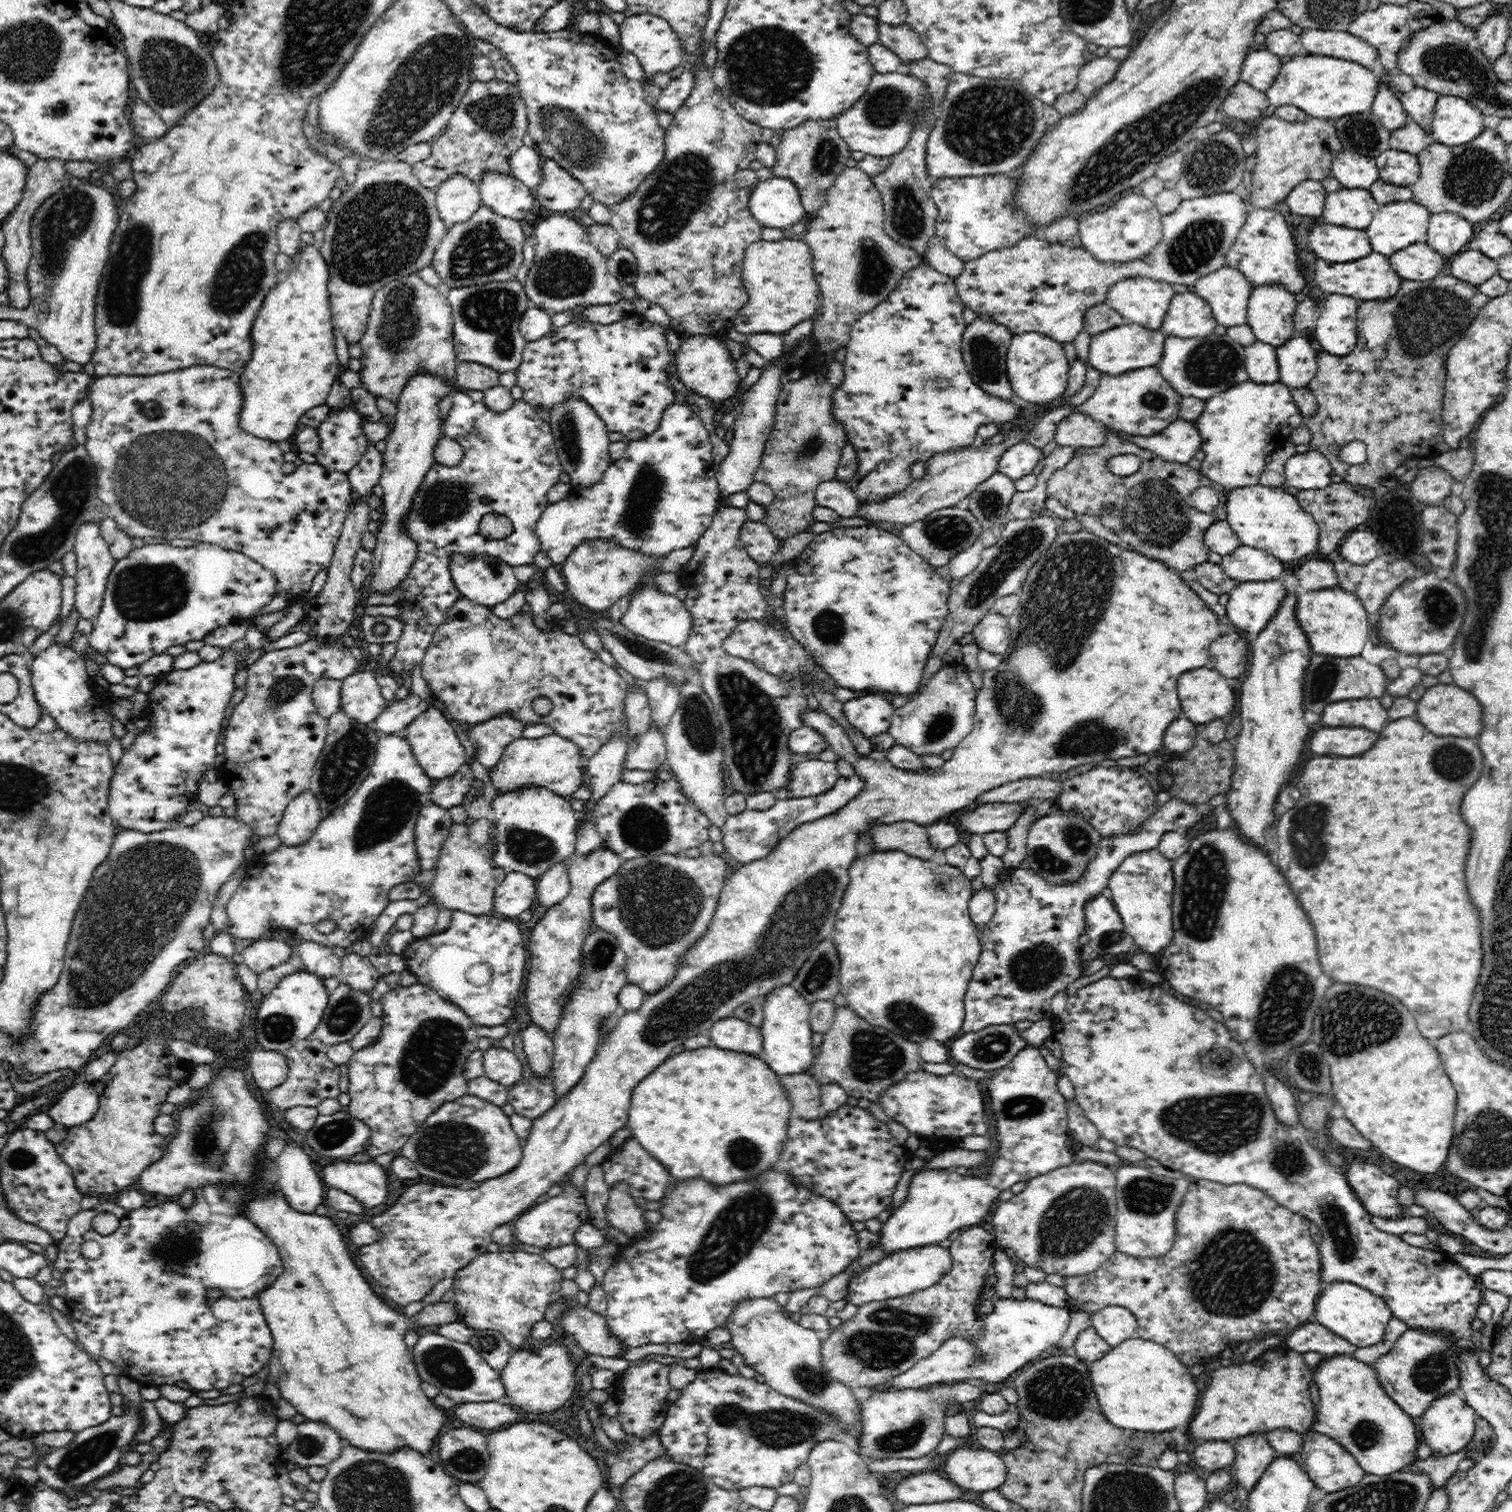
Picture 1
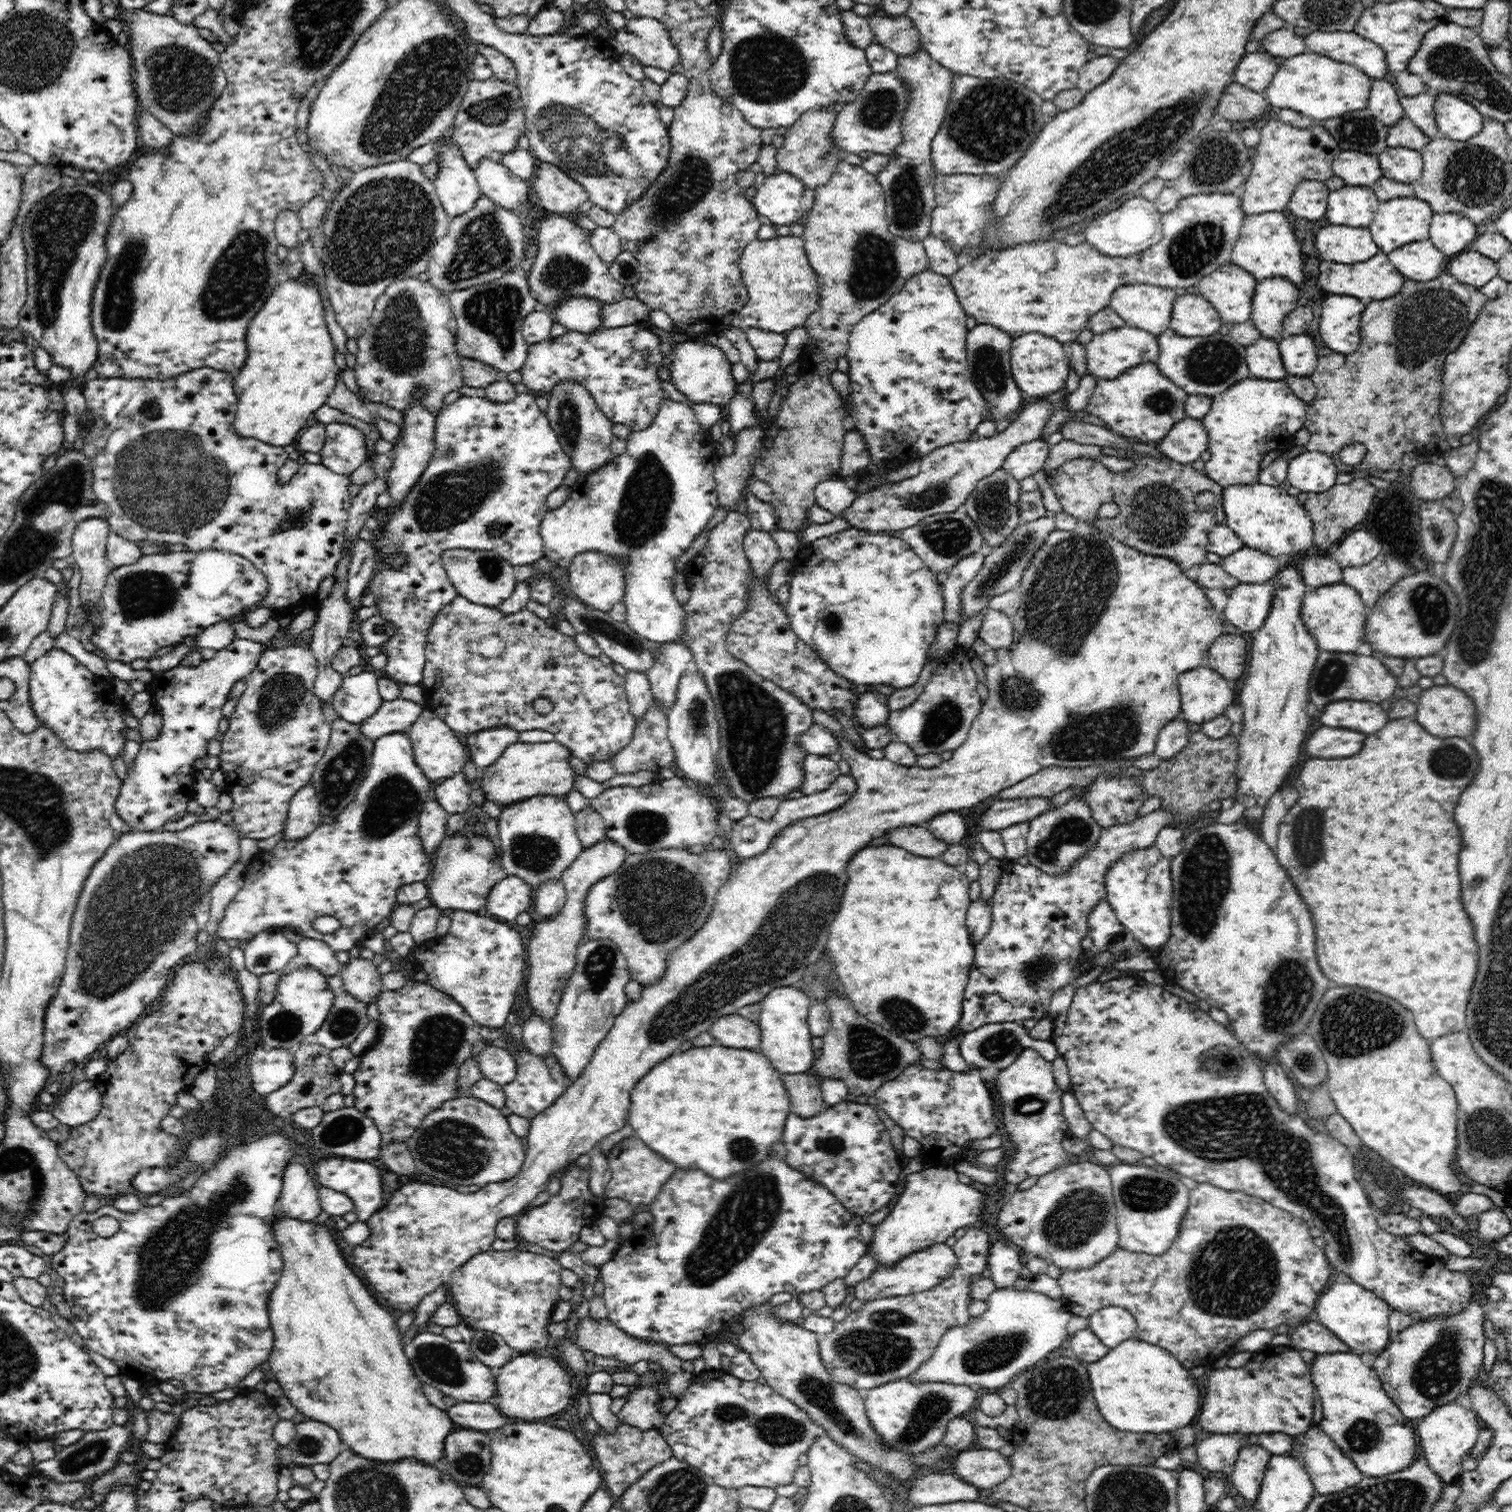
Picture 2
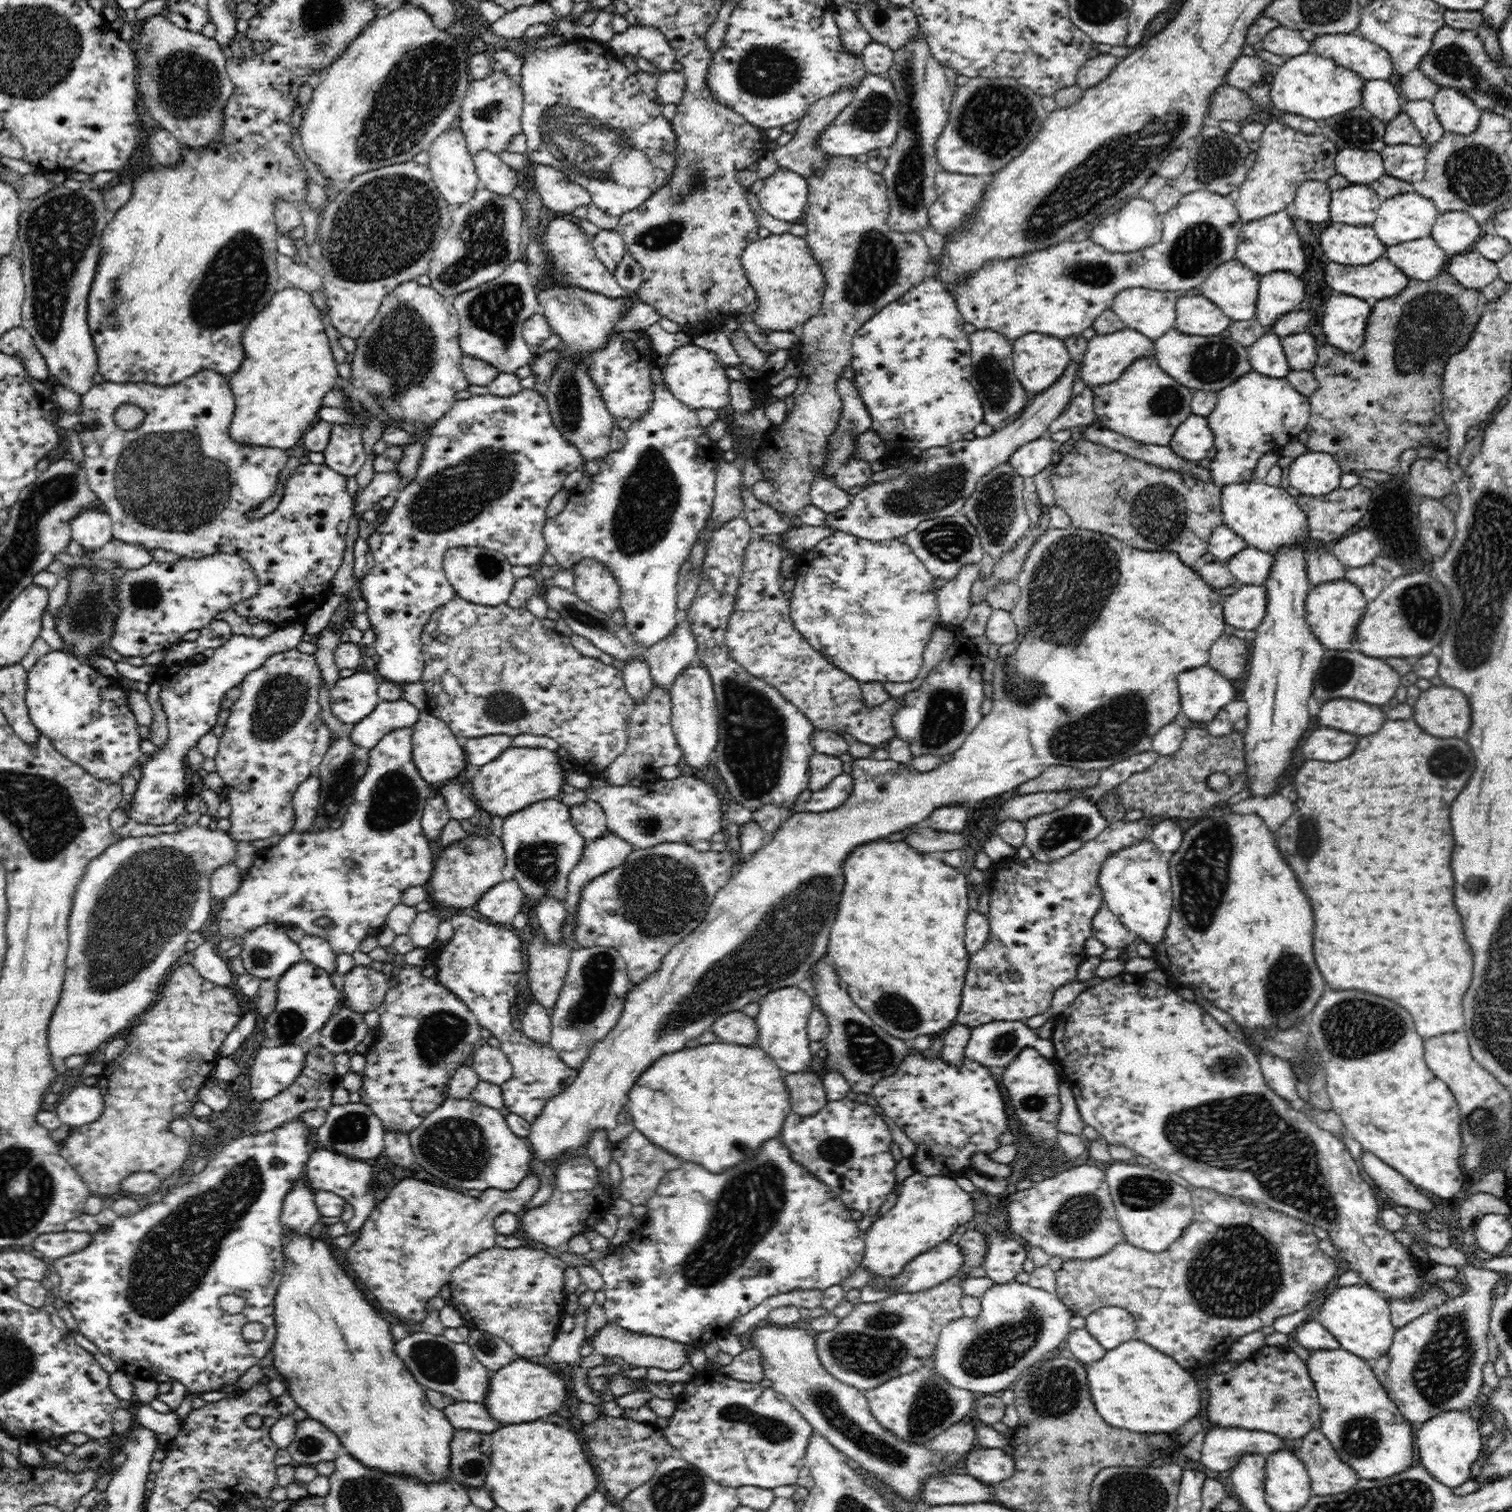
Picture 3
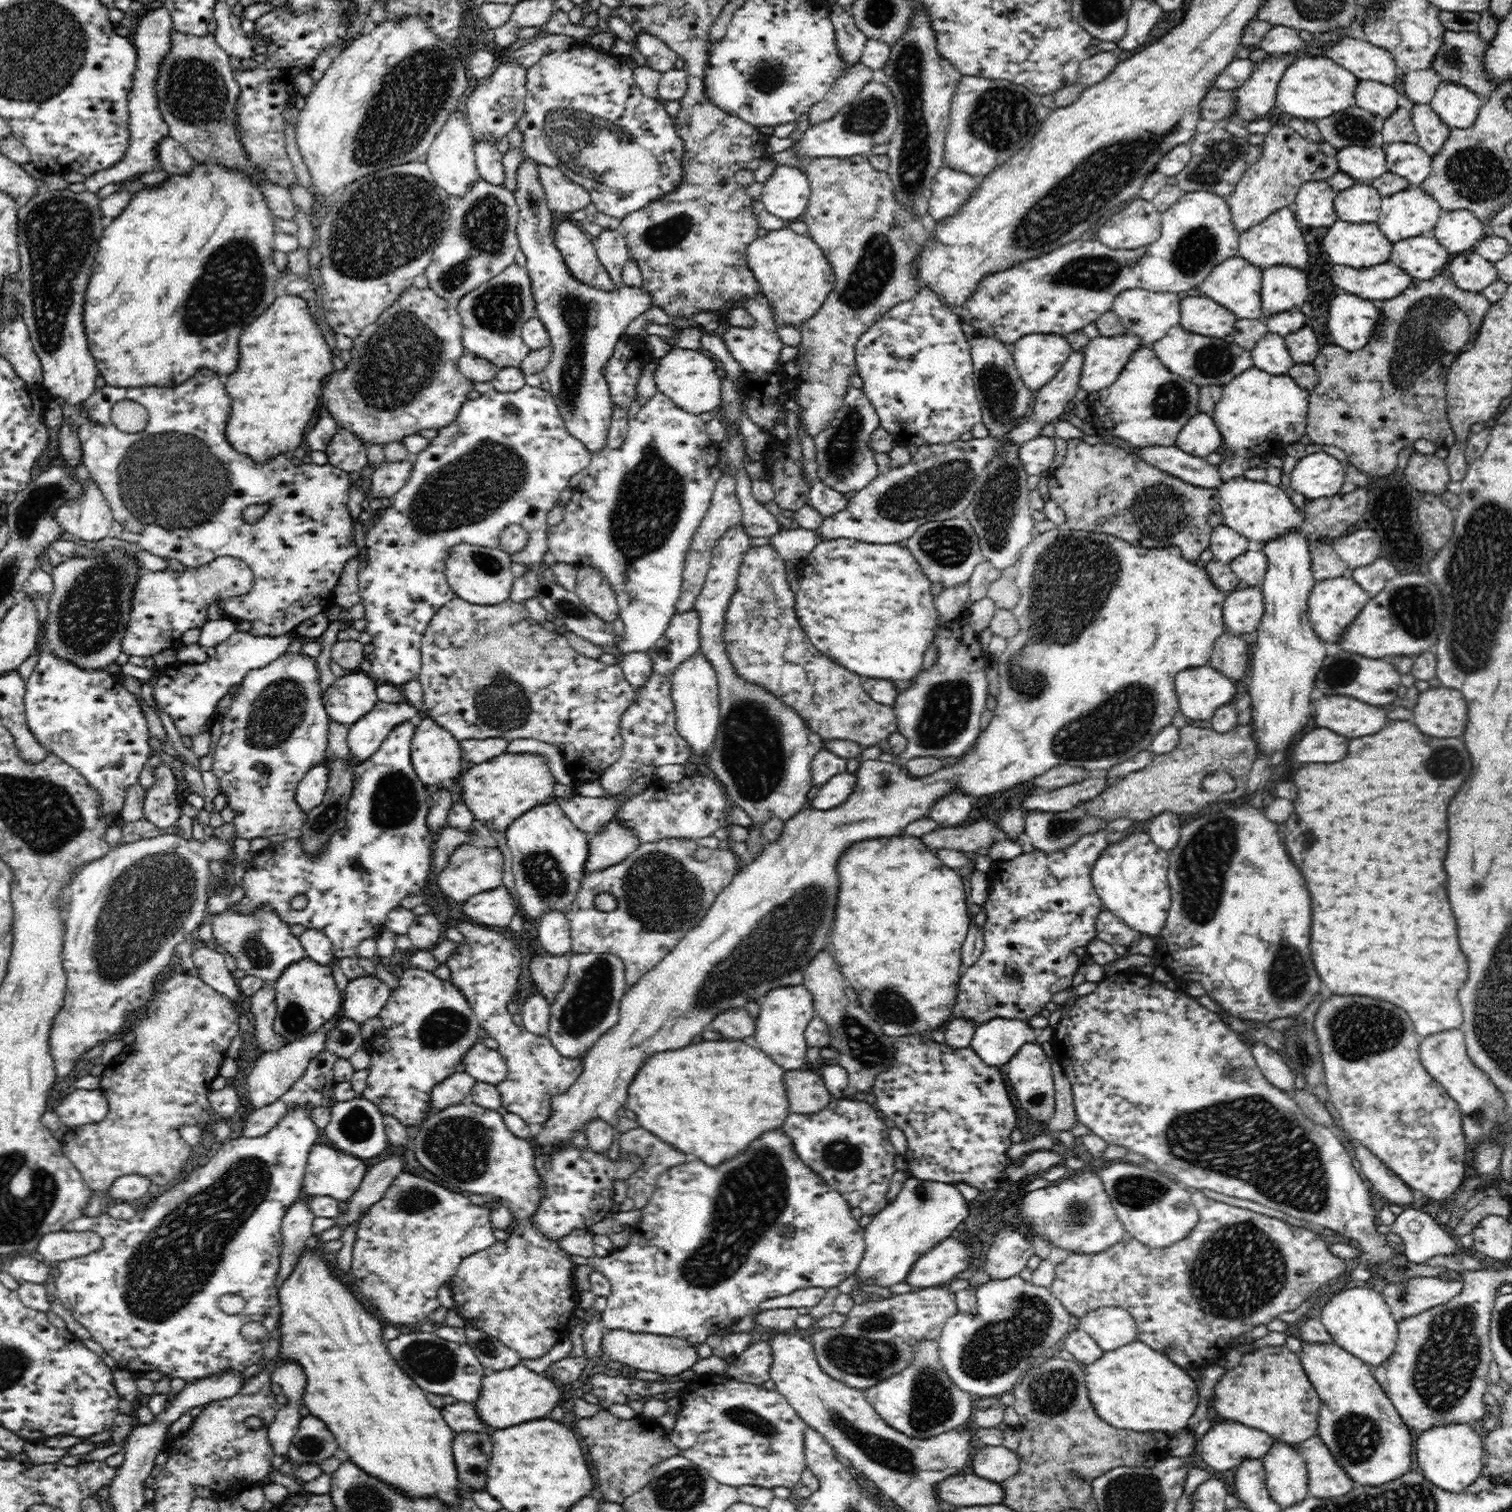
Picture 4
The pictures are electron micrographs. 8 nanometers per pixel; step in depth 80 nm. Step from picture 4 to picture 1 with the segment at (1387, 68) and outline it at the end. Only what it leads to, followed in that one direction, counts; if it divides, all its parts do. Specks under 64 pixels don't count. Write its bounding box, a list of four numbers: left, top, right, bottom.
[1300,29,1379,71]

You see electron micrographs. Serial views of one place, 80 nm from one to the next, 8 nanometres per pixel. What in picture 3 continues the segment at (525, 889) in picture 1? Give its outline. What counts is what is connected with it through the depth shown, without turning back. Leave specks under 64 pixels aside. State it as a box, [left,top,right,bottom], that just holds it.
[475,877,524,925]

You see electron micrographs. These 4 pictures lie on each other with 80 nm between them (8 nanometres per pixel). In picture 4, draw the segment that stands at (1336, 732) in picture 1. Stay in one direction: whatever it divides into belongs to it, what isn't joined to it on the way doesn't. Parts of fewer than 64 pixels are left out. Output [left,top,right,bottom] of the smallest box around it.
[1284,728,1348,764]

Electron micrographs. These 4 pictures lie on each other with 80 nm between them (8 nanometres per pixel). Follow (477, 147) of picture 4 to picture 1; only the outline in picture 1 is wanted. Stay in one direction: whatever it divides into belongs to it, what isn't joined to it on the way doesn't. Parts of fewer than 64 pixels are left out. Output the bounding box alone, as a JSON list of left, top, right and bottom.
[479,169,538,223]

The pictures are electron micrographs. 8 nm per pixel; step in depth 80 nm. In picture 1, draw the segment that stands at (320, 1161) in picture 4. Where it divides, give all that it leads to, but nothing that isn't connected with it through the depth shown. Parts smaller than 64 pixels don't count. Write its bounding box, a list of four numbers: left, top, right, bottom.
[320,1159,388,1211]

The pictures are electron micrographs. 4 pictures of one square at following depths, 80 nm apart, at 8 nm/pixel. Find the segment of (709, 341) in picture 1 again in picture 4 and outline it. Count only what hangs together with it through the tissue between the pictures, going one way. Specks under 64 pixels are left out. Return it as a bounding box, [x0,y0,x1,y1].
[654,349,722,414]

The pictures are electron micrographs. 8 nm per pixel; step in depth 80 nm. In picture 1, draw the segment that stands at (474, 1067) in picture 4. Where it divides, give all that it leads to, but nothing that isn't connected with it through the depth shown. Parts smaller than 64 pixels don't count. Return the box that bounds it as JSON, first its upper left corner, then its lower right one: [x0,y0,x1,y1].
[483,1045,522,1087]

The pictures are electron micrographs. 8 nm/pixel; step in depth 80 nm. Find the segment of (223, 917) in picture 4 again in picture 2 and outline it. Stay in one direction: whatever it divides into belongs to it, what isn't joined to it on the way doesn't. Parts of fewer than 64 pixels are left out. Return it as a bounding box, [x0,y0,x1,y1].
[241,930,298,976]

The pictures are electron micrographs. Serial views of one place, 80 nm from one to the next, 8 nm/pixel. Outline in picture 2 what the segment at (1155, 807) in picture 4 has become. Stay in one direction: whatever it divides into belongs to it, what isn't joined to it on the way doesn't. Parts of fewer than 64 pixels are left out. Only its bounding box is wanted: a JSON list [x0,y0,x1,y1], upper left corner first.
[1134,730,1239,819]

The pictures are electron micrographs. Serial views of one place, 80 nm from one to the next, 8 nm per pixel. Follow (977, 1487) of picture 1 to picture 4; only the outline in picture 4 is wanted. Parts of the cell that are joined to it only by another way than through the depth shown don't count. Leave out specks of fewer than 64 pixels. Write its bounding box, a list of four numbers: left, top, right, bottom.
[971,1446,1020,1483]

